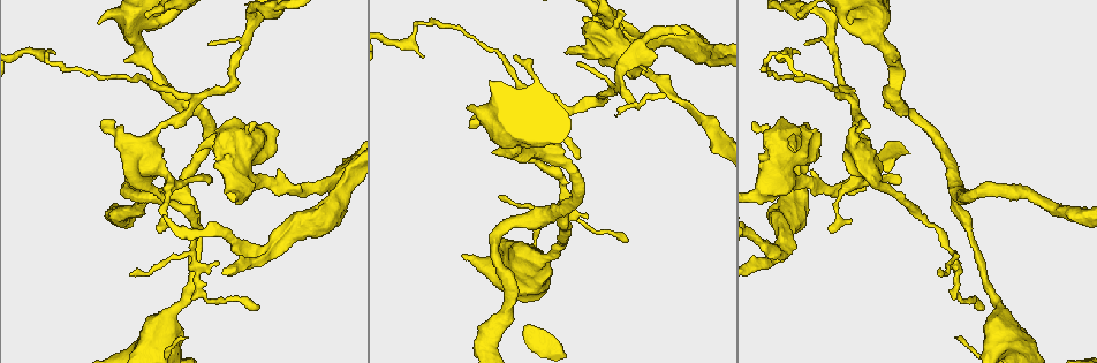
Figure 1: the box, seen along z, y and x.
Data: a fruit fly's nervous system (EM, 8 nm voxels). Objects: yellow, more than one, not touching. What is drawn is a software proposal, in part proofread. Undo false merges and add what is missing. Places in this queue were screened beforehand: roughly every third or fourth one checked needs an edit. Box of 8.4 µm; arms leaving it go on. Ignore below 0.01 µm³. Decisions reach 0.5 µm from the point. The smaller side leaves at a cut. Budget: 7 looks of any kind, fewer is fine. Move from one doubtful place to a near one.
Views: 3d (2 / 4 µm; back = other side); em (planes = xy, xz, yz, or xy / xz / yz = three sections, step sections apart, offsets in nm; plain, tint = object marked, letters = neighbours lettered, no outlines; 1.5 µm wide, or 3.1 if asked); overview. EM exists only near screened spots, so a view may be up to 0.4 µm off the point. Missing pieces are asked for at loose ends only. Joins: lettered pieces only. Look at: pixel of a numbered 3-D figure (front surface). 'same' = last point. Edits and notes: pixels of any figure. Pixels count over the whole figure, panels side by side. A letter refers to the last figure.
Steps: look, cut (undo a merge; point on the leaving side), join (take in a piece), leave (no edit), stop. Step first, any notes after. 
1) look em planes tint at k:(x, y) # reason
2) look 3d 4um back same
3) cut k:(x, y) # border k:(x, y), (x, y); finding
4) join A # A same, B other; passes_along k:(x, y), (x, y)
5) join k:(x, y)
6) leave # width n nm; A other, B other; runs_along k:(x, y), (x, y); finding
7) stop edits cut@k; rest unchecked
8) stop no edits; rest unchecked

look 3d 4um at 1:(868, 126) # free end

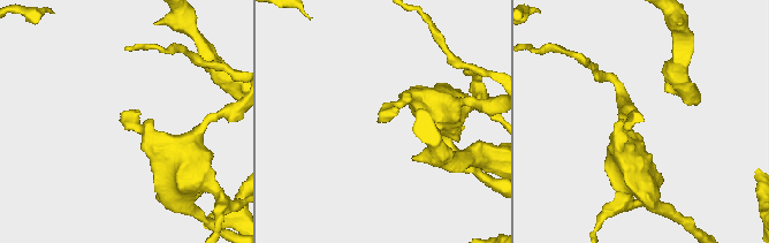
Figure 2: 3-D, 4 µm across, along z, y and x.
look em yz step 4 tint at 2:(121, 122) # need the tissue

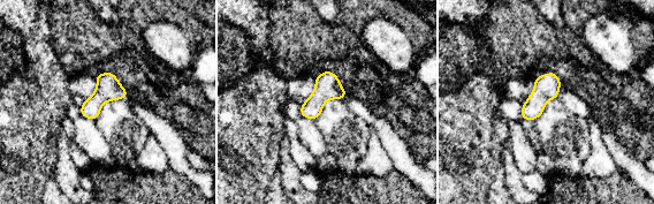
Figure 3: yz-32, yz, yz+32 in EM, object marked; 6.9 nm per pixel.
look em planes letters same # cut it another way

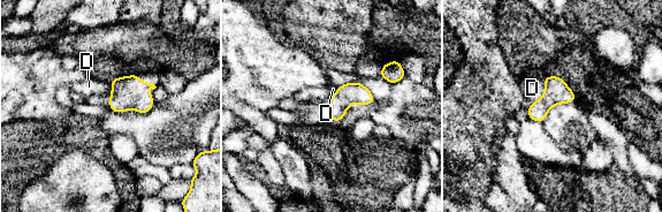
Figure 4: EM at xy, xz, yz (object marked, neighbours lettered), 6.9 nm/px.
leave # longest_contact D 180 nm; D other; border 4:(543, 80), (543, 93), (532, 101); no lettered piece goes on from it

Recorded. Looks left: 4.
look 3d 4um at 1:(784, 173) # thick turns thin

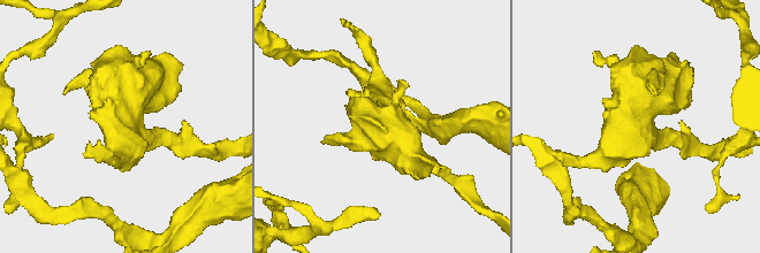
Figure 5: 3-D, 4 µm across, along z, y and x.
look em planes letters at 5:(125, 124)

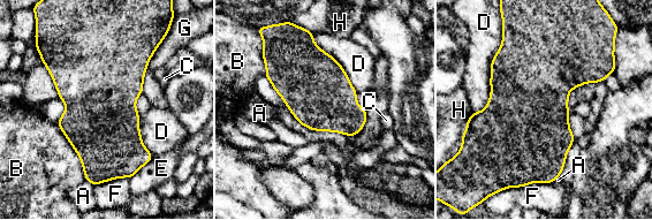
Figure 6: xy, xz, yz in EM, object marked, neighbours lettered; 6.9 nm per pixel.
leave # longest_contact D 600 nm; A other, B other, C other, D other, E other, F other, G other, H other; border 6:(503, 32), (490, 99), (474, 112); all the same neuron

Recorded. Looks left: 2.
look 3d 4um at 1:(633, 40) # branch point

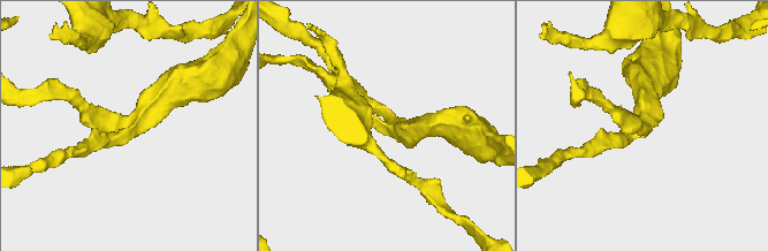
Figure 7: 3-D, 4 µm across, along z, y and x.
look em planes letters at 7:(387, 127) # arms 3

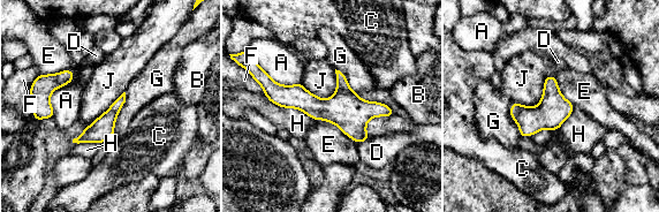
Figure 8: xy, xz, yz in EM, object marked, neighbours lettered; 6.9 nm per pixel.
leave # A other, B other, C other, D other, E other, F other, G other, H other, J other; border 8:(313, 119), (334, 123), (356, 142); continuous, no second neuron

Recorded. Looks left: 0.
stop no edits; rest unchecked

